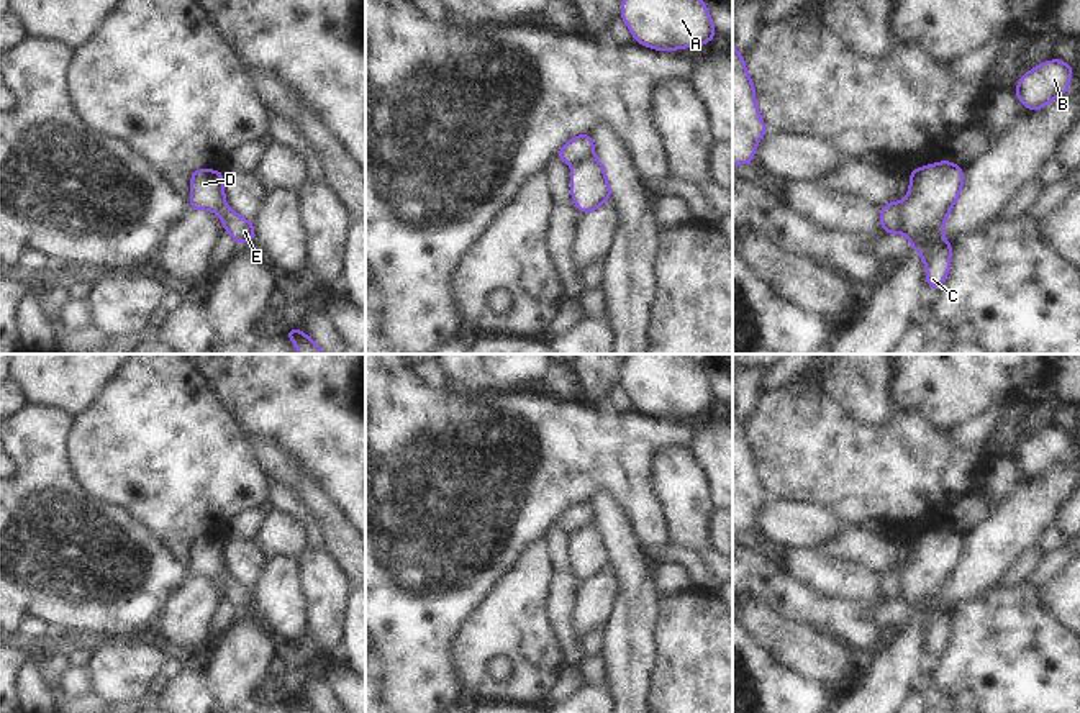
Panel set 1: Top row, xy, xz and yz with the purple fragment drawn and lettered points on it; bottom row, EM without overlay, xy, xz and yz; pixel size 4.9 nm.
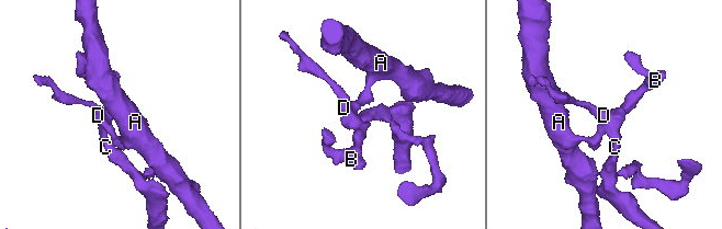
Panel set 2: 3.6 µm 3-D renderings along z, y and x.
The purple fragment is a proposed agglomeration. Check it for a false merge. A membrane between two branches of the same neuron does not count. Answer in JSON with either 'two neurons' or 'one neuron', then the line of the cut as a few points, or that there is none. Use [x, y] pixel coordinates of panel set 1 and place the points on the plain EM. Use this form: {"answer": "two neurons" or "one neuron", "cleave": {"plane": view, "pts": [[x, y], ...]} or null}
{"answer": "two neurons", "cleave": {"plane": "yz", "pts": [[897, 571], [903, 599]]}}

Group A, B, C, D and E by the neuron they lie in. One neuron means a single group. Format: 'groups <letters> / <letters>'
groups A D E / B C

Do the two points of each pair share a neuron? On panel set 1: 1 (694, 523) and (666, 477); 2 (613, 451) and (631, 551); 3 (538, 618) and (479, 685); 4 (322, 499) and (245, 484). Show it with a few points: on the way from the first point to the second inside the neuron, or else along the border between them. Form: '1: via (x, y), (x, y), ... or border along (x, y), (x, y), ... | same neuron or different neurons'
1: via (690, 512), (690, 502), (677, 489) | same neuron
2: border along (602, 487), (607, 487), (625, 507), (641, 540) | different neurons
3: via (517, 623), (479, 664) | same neuron
4: border along (253, 443), (258, 458), (272, 477) | different neurons

